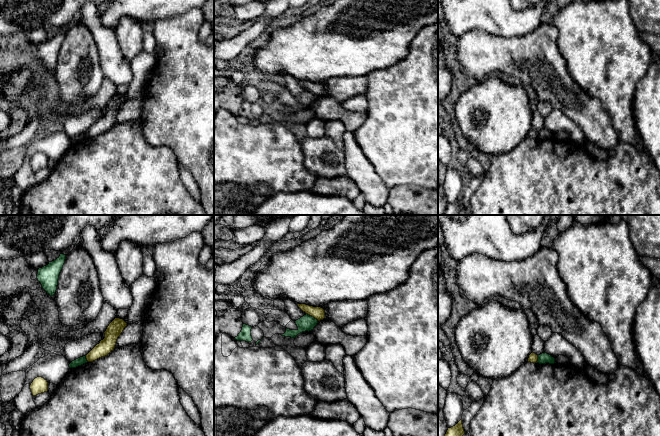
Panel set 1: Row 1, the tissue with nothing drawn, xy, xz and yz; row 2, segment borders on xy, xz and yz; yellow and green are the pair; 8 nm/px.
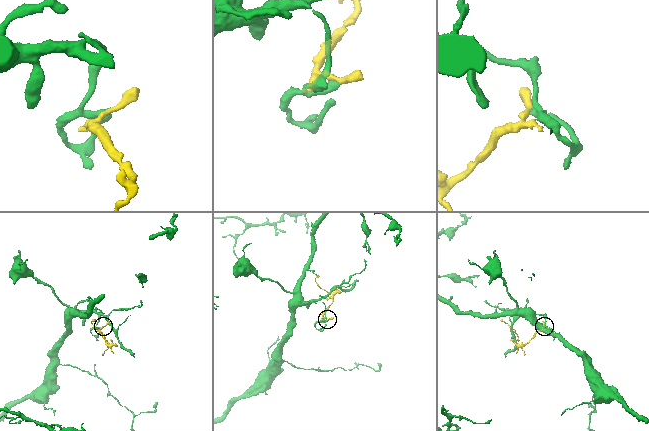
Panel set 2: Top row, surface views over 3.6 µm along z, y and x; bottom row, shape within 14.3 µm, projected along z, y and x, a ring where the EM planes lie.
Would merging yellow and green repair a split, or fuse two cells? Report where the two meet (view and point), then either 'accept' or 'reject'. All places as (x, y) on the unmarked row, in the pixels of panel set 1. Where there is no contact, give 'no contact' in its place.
xz (312, 92) | reject

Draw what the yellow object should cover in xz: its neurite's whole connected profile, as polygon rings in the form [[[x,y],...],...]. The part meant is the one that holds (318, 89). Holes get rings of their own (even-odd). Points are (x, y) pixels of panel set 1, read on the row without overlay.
[[[297,80],[298,83],[306,90],[314,93],[318,97],[325,94],[325,86],[321,83],[313,83],[306,80]]]

